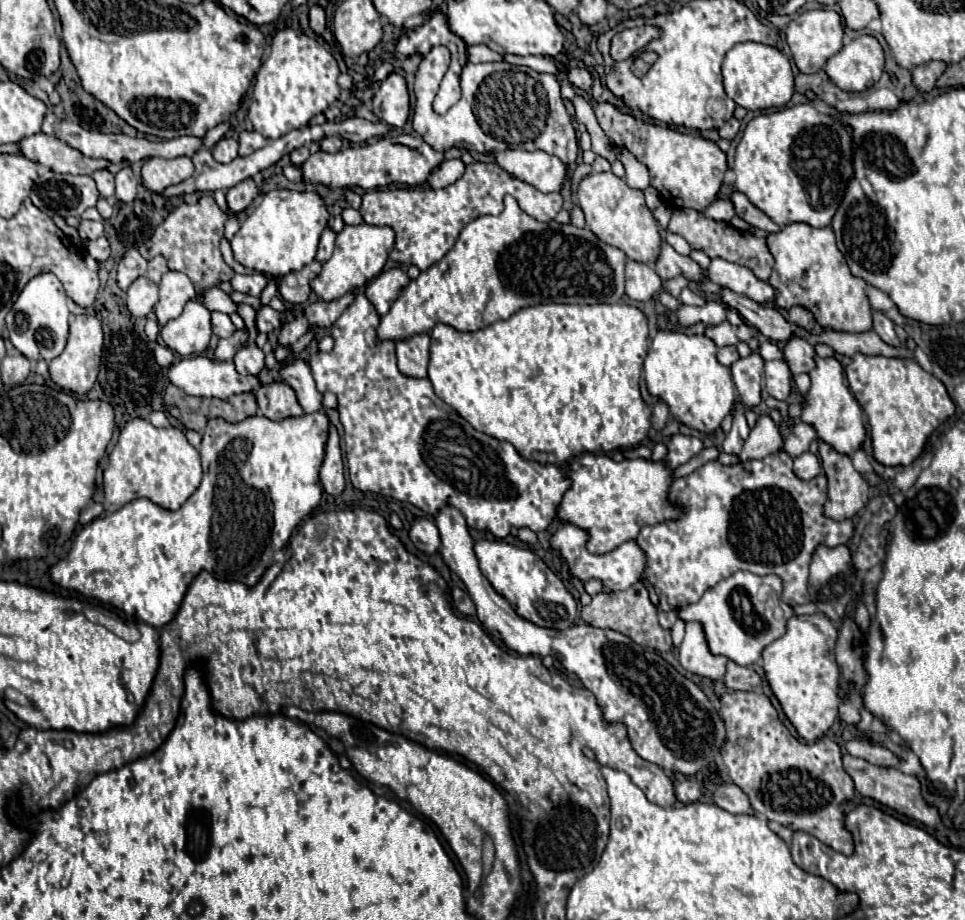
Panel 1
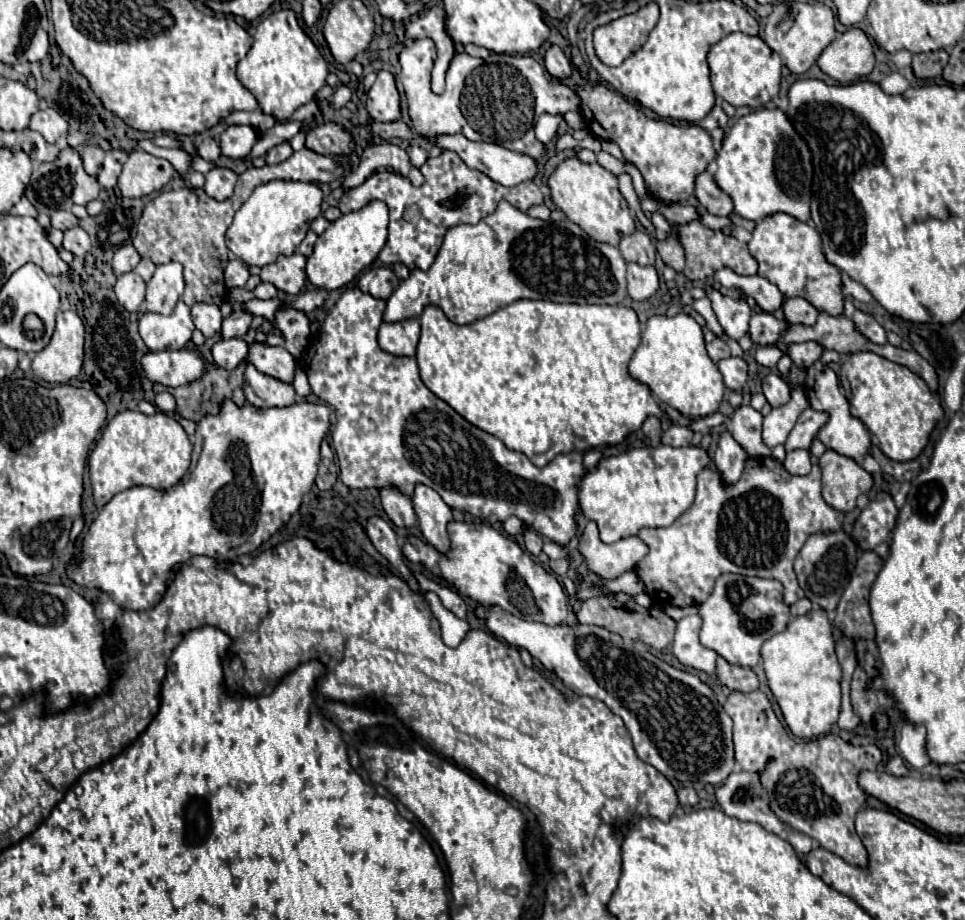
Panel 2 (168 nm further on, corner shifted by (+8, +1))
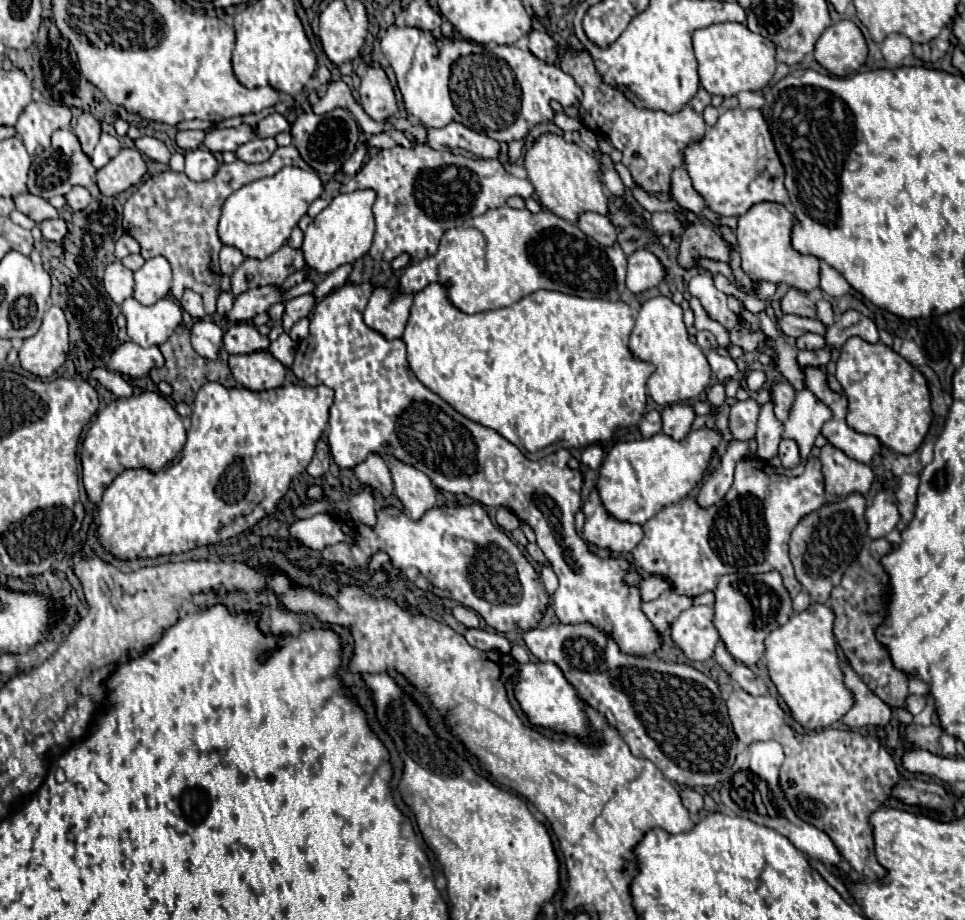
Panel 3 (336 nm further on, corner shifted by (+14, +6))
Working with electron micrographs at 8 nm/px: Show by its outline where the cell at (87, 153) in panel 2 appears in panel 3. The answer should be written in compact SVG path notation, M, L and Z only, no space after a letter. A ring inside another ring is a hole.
M81 114L79 120L77 120L77 126L75 126L75 136L79 138L81 142L81 148L87 156L93 154L95 146L97 146L97 140L99 140L99 134L101 134L101 126L99 126L99 120L93 118L91 114Z

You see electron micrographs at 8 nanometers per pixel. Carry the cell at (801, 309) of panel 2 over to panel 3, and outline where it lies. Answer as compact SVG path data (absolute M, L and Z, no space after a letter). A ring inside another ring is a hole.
M791 288L781 300L783 314L797 314L805 318L815 318L815 304L809 300L807 294Z

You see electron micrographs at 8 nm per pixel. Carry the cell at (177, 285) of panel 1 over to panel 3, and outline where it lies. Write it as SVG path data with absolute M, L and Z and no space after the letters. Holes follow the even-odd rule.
M163 256L147 260L135 272L135 294L133 298L145 306L165 298L171 290L171 266Z

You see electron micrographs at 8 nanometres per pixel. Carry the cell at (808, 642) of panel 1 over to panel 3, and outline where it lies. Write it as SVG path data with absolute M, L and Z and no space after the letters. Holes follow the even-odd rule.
M811 604L805 612L793 614L787 624L765 638L765 660L771 682L785 700L793 720L805 730L823 730L841 720L853 706L853 694L843 684L843 672L835 650L833 610L825 604Z

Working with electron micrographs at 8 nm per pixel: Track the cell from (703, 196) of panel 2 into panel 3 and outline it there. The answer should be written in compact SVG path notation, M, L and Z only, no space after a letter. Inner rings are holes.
M681 166L673 172L673 180L671 180L671 196L687 210L691 212L701 212L707 204L703 200L703 196L693 188L691 178L687 174L687 170Z

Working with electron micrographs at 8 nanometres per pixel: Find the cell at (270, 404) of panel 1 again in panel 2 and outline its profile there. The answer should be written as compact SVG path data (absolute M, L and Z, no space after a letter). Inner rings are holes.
M253 365L245 369L245 397L255 407L287 407L295 403L295 389L271 375L257 371Z

